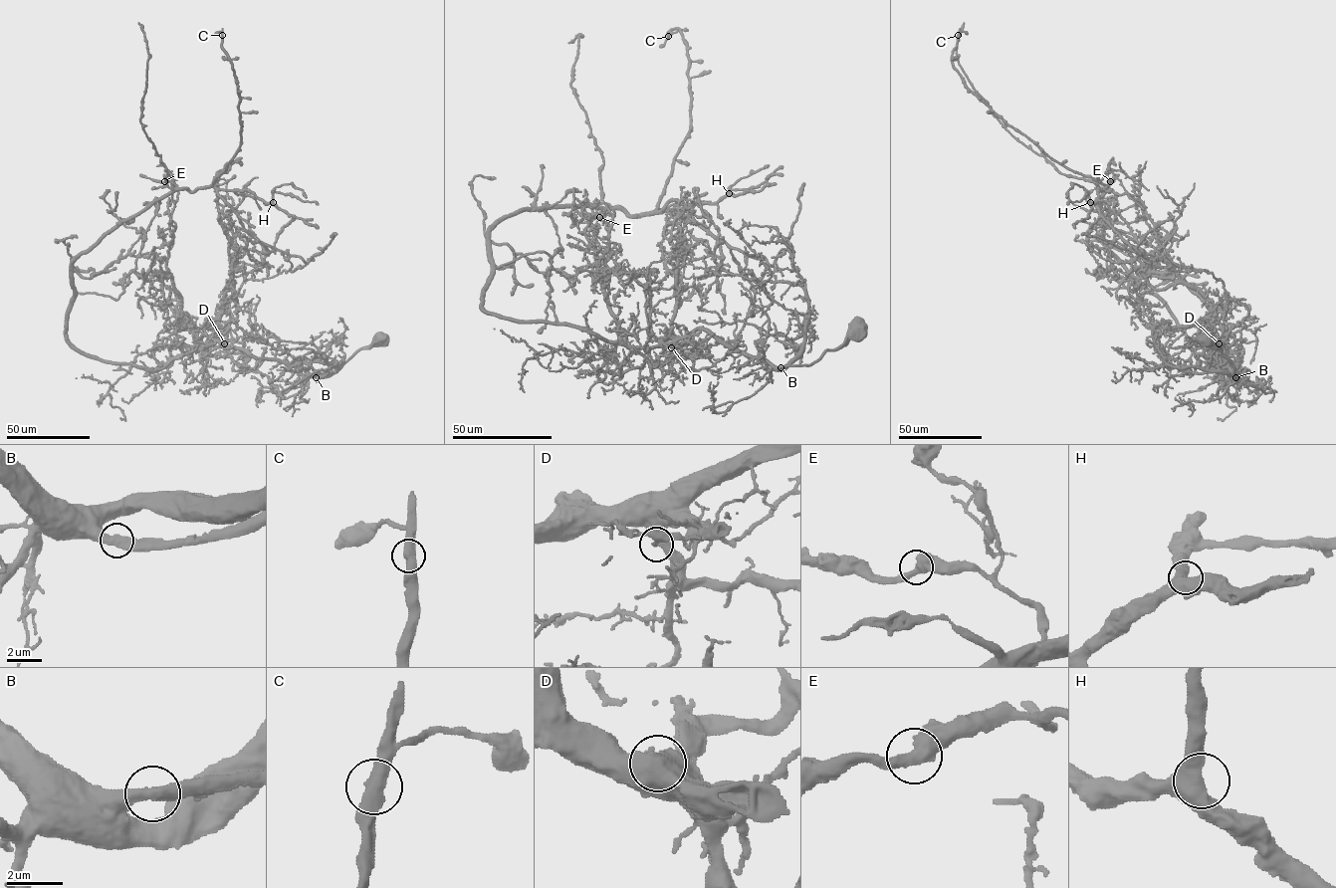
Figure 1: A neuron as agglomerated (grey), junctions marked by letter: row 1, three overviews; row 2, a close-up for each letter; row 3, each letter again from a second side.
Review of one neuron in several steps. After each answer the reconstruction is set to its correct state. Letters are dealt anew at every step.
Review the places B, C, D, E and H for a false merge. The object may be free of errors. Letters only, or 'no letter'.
no letter

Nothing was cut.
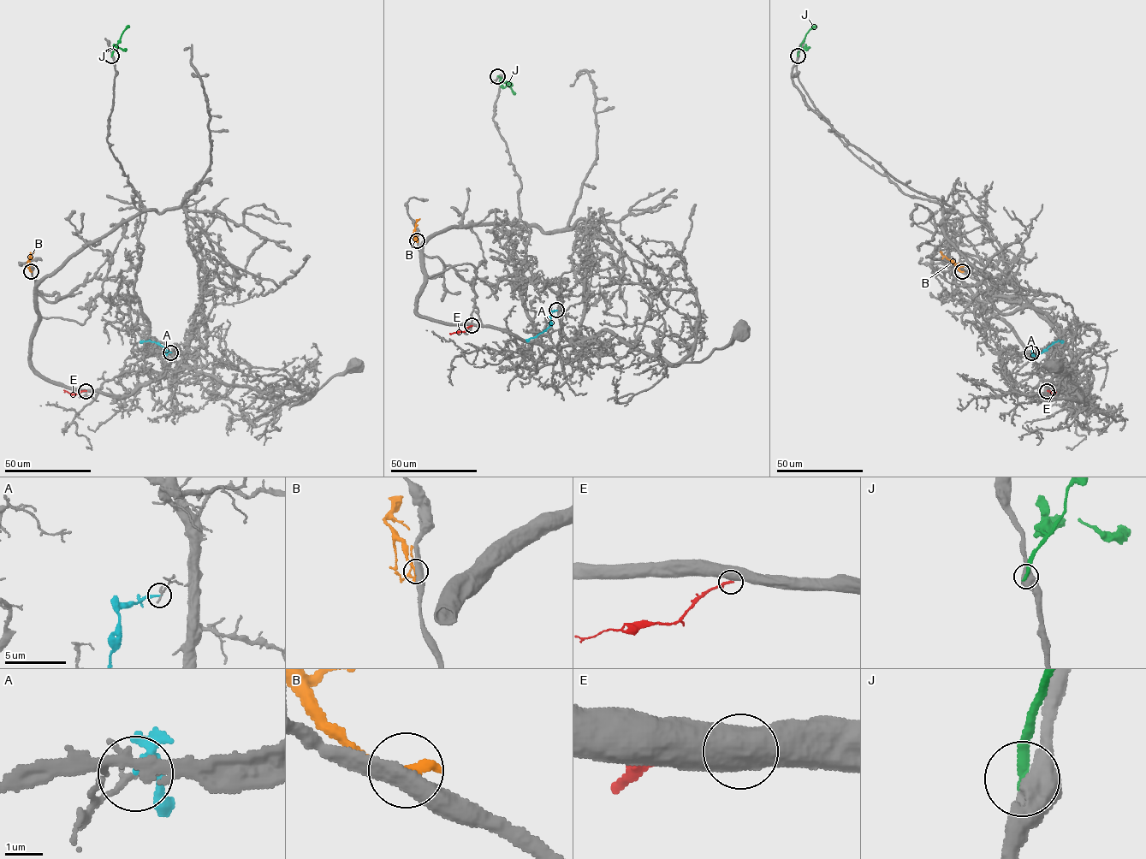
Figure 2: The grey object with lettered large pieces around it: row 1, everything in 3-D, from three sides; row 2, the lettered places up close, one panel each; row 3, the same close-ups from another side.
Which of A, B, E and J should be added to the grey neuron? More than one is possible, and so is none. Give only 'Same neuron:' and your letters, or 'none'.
Same neuron: none

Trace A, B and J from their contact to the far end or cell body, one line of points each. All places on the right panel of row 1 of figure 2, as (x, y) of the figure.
A: (1031, 352), (1038, 356), (1054, 341), (1062, 342)
B: (962, 271), (941, 251)
J: (798, 56), (806, 33), (816, 26)

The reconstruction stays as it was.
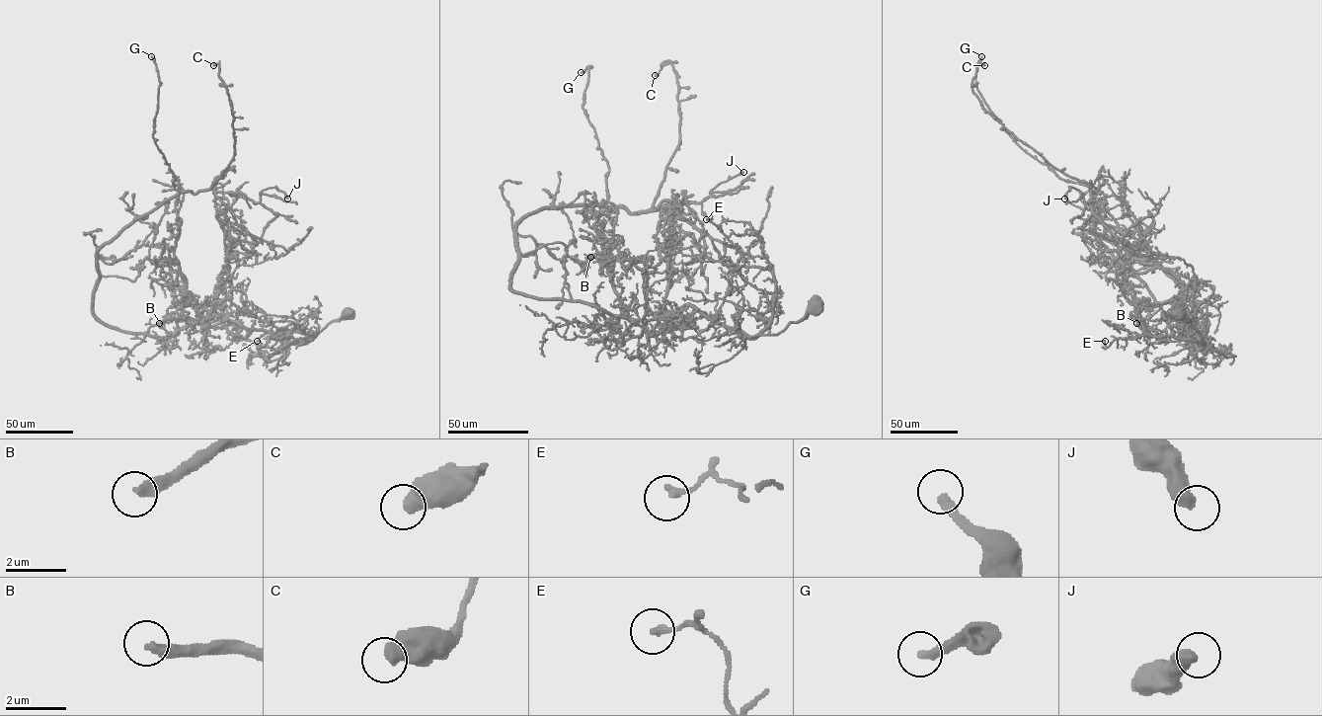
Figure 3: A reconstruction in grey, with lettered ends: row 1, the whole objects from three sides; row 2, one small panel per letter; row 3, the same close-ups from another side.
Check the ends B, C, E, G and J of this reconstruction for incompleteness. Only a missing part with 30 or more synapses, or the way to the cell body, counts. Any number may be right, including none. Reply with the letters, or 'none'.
B, G

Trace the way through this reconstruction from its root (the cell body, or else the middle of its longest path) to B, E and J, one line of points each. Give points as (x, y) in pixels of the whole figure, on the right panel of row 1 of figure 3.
B: (1178, 313), (1198, 330), (1203, 345), (1190, 330), (1177, 327), (1186, 316), (1177, 303), (1135, 303), (1136, 323)
E: (1178, 313), (1198, 330), (1203, 345), (1144, 332), (1116, 338), (1107, 347), (1105, 341)
J: (1178, 313), (1203, 345), (1145, 244), (1160, 230), (1129, 243), (1096, 192), (1064, 198)

